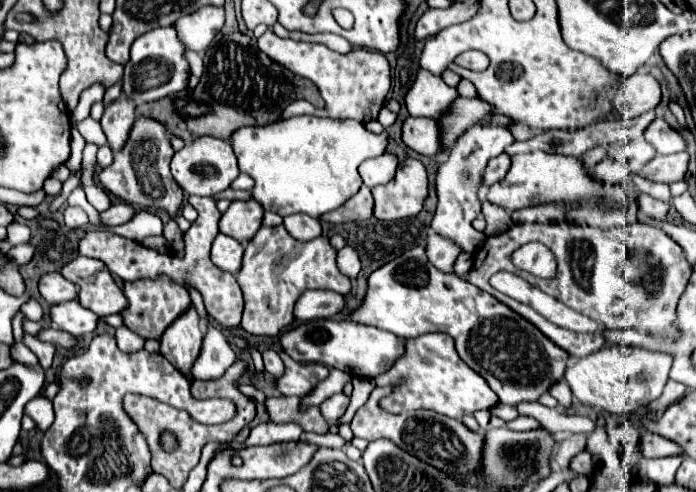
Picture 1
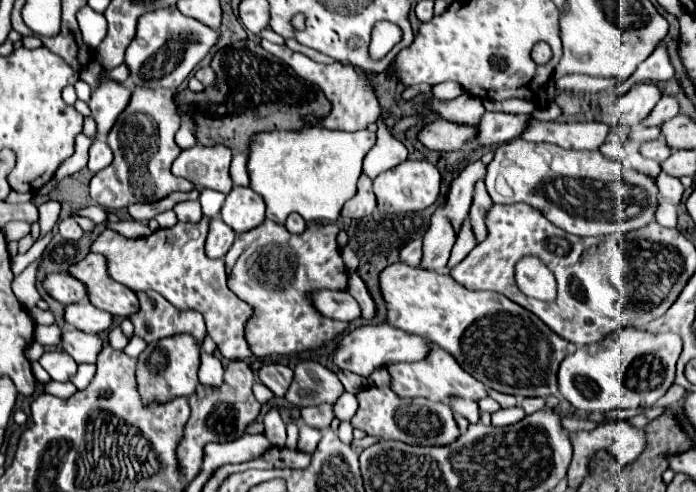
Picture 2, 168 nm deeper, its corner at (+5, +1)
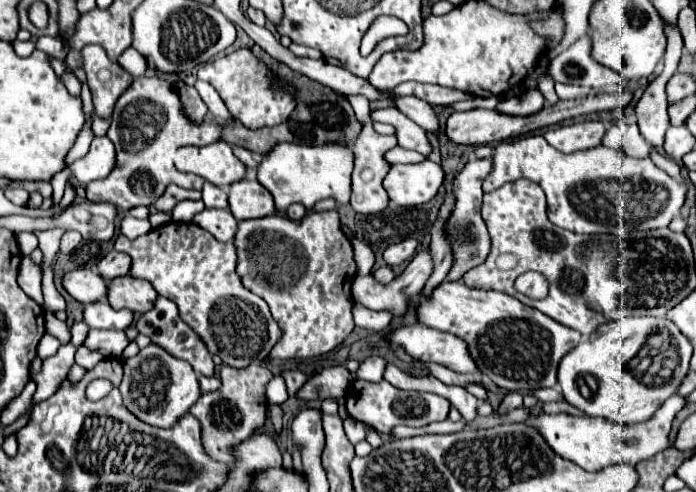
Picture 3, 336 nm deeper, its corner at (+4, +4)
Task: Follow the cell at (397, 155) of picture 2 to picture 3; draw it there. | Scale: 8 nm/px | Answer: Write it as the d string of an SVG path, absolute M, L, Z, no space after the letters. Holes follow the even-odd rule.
M391 148L389 152L385 152L385 160L389 164L415 164L415 162L425 160L425 156L413 150L405 150L405 148Z

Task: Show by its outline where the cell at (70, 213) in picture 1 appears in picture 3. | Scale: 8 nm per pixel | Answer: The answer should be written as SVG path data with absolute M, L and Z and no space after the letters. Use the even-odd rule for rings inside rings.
M67 230L67 232L63 234L63 238L61 238L61 252L65 252L65 254L73 252L73 248L75 248L79 242L81 242L81 234L79 234L77 230Z

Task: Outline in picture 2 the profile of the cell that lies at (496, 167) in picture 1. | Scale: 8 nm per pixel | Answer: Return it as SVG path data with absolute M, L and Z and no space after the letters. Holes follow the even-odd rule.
M476 161L476 163L470 163L450 185L444 211L448 217L452 217L452 227L456 233L460 233L462 223L470 211L474 183L484 175L486 175L486 165Z

